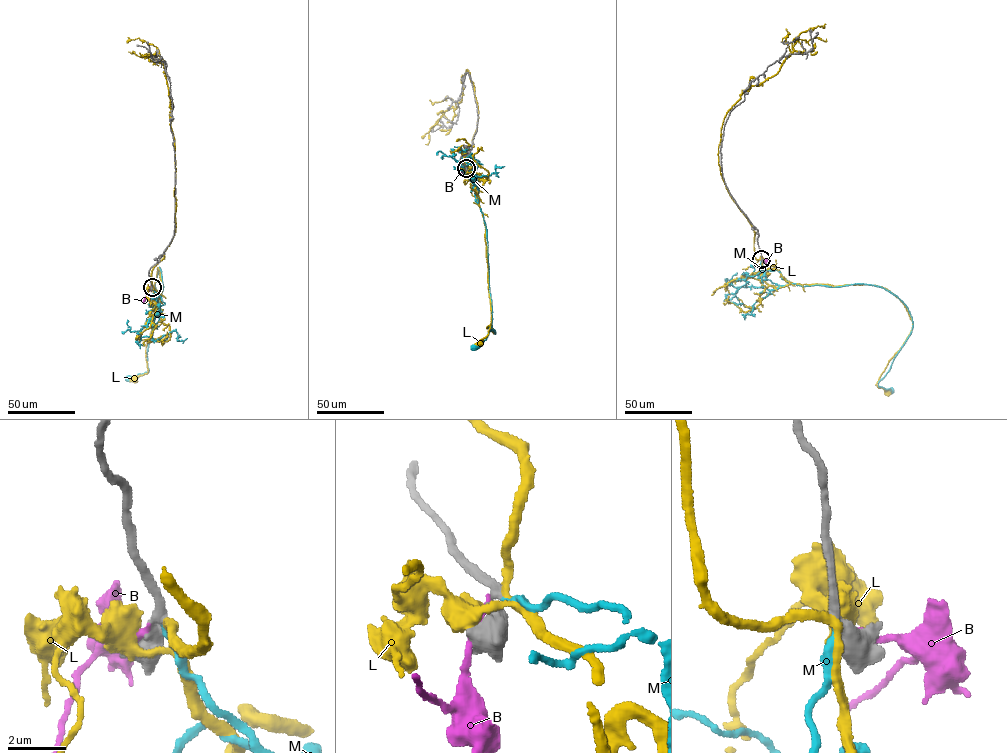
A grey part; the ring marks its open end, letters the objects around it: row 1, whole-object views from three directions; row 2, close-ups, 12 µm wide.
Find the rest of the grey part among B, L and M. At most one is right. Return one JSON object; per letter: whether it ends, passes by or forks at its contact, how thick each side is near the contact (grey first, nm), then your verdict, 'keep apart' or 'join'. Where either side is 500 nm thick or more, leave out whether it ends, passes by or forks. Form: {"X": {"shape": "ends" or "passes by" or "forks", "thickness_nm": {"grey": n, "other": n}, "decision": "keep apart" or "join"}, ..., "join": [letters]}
{"B": {"thickness_nm": {"grey": 550, "other": 320}, "decision": "keep apart"}, "L": {"shape": "passes by", "thickness_nm": {"grey": 280, "other": 240}, "decision": "keep apart"}, "M": {"shape": "ends", "thickness_nm": {"grey": 280, "other": 190}, "decision": "join"}, "join": ["M"]}

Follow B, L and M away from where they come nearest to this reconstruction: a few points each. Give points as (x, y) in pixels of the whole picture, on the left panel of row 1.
B: (151, 288), (143, 303)
L: (152, 287), (159, 298), (162, 287), (157, 267), (152, 329), (146, 347), (148, 373), (134, 379)
M: (152, 287), (158, 292), (156, 299), (163, 287), (159, 267), (148, 371), (129, 378)

